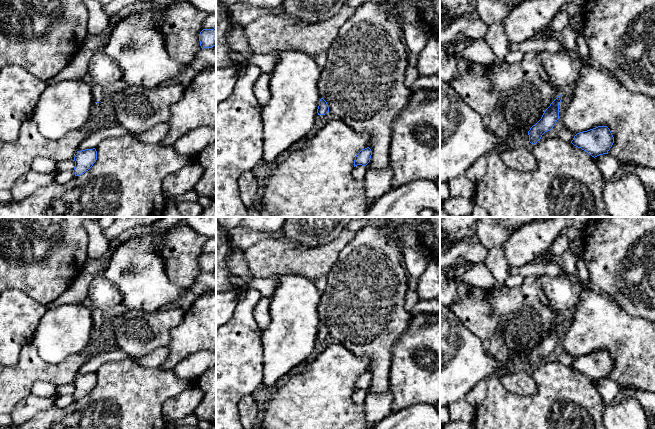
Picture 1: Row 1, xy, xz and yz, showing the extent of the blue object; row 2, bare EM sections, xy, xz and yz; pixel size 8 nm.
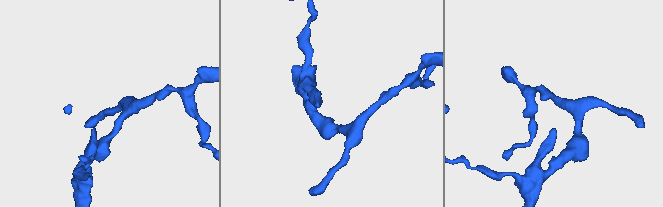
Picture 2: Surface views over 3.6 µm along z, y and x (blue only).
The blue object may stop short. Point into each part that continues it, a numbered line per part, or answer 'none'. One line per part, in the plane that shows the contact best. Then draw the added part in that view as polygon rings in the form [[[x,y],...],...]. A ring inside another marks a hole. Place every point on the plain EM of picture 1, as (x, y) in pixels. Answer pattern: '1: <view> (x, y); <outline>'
1: xy (97, 316); [[[85,298],[82,301],[82,304],[87,306],[91,310],[94,326],[102,325],[102,323],[103,323],[103,315],[102,315],[103,311],[100,310],[99,308],[93,306],[92,302],[88,298]]]

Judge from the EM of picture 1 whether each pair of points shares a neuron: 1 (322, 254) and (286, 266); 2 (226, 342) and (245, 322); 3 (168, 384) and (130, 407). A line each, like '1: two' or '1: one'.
1: one
2: one
3: one

